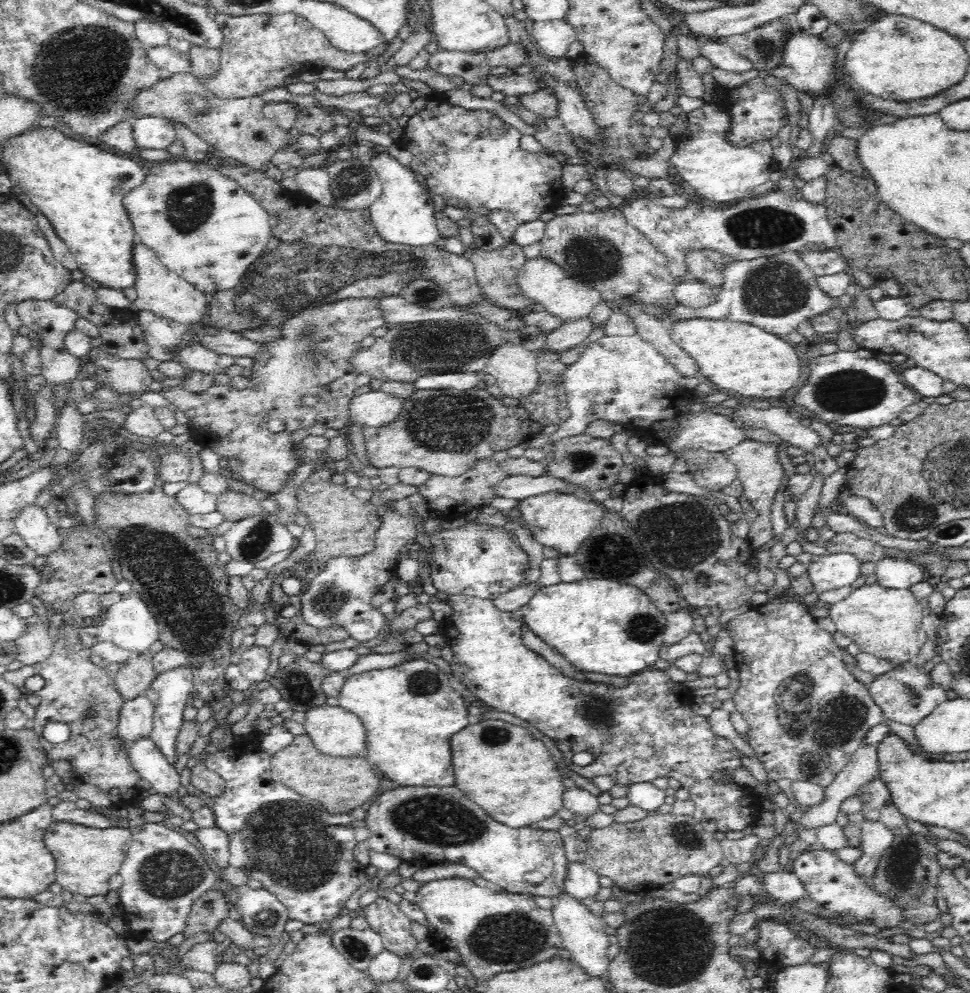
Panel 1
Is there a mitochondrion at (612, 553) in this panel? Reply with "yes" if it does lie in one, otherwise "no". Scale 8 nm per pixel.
yes

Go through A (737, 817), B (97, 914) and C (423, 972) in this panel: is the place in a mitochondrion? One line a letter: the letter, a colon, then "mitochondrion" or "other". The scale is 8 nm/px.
A: other
B: other
C: mitochondrion

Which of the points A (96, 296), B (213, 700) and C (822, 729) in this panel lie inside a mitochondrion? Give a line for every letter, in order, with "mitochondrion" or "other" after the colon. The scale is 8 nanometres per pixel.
A: other
B: other
C: mitochondrion

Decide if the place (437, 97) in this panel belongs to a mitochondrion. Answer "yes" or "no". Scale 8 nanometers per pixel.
no

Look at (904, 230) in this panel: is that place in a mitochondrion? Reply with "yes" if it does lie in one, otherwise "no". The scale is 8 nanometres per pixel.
no

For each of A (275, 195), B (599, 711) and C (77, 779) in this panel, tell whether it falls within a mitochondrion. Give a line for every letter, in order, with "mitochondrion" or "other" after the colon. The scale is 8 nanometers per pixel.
A: other
B: mitochondrion
C: other

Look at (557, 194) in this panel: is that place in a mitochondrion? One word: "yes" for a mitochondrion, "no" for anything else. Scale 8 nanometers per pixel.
no

